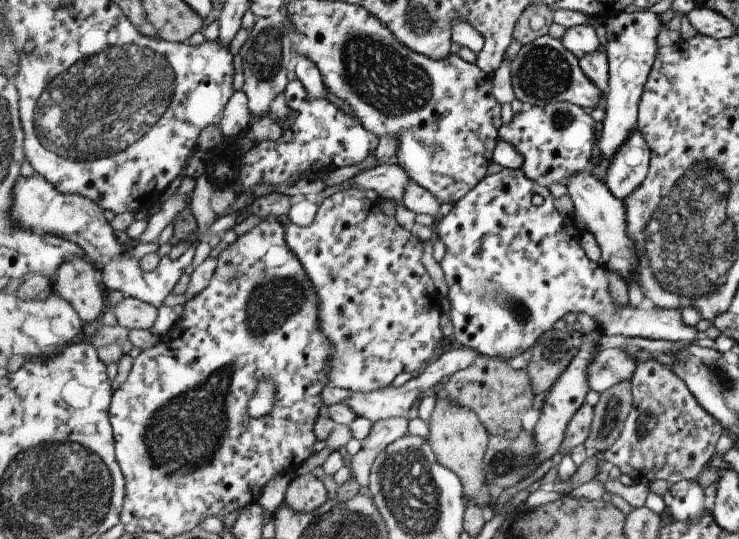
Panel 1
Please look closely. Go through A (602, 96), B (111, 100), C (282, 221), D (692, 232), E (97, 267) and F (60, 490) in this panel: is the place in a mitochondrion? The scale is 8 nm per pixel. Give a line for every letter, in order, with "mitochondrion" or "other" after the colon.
A: other
B: mitochondrion
C: other
D: mitochondrion
E: other
F: mitochondrion

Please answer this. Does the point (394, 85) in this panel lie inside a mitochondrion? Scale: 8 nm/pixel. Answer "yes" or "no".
yes

